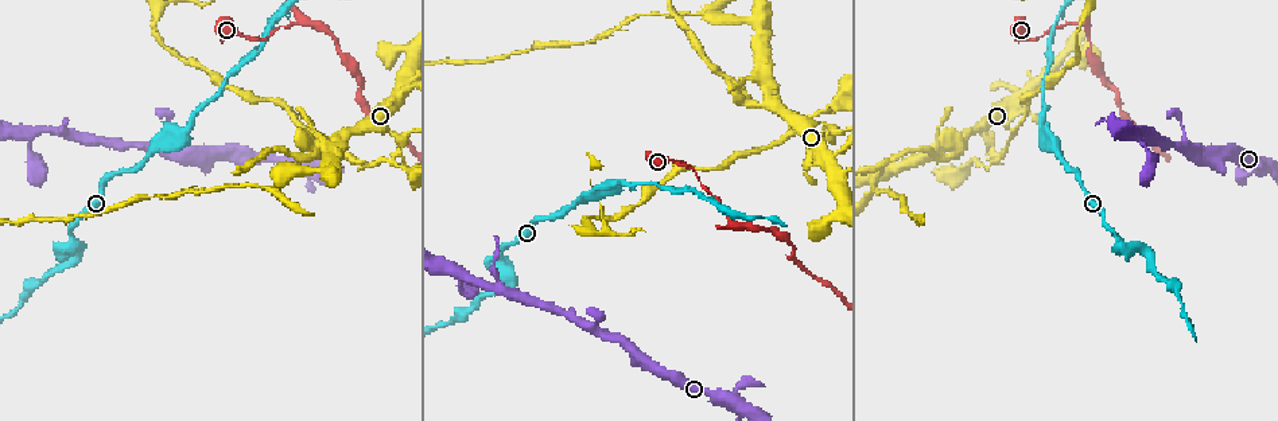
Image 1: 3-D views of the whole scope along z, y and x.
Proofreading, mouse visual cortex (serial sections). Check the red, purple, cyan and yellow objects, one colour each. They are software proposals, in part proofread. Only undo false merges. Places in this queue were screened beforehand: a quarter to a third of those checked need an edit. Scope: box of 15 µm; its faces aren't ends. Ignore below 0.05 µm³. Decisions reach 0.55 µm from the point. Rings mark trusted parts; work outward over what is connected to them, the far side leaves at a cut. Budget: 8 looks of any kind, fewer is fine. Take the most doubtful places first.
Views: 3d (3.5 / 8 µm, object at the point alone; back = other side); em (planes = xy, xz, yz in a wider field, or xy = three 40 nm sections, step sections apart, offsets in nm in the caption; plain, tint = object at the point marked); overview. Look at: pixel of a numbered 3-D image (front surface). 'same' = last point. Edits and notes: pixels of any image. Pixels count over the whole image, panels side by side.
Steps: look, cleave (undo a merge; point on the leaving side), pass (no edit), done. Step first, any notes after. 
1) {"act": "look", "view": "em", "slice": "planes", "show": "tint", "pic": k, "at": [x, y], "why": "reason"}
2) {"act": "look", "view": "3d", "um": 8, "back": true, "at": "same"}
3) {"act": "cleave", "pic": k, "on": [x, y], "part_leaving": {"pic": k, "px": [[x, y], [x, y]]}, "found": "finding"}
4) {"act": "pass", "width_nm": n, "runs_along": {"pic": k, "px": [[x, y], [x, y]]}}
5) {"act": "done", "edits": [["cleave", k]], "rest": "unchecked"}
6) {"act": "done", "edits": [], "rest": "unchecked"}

{"act": "look", "view": "3d", "um": 3.5, "back": true, "pic": 1, "at": [278, 190], "why": "abrupt turn"}

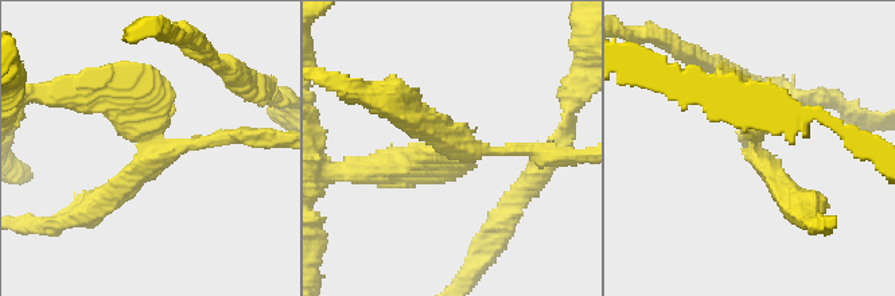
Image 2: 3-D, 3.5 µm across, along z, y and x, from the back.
{"act": "look", "view": "em", "slice": "xy", "step": 1, "show": "tint", "pic": 2, "at": [754, 142], "arms": 3, "arm_widths_nm": [150, 250, 350], "why": "shape alone is not enough"}

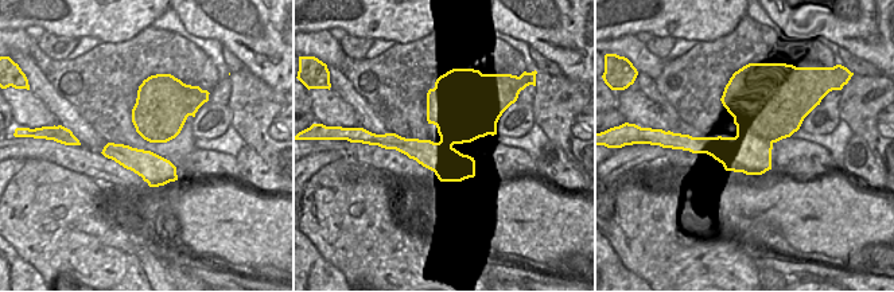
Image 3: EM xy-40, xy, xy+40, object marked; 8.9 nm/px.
{"act": "cleave", "pic": 2, "on": [510, 148], "part_leaving": {"pic": 2, "px": [[456, 148], [580, 155]]}, "found": "two cells meet here"}

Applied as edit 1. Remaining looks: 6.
{"act": "look", "view": "3d", "um": 3.5, "pic": 1, "at": [403, 142], "why": "sharp bend"}

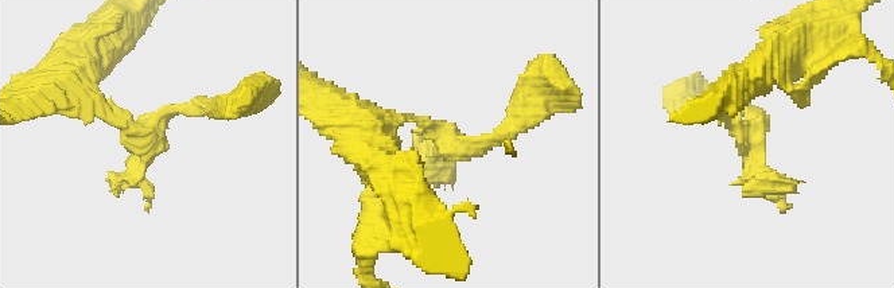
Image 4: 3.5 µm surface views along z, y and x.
{"act": "look", "view": "em", "slice": "xy", "step": 3, "show": "tint", "pic": 4, "at": [749, 140], "why": "now the EM"}

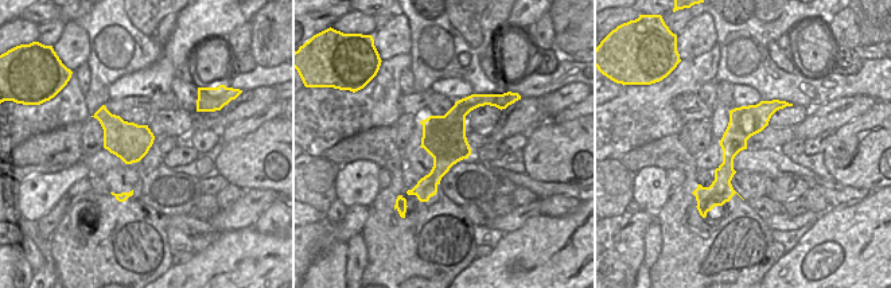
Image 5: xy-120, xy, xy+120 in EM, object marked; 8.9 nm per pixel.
{"act": "look", "view": "em", "slice": "planes", "show": "tint", "at": "same"}

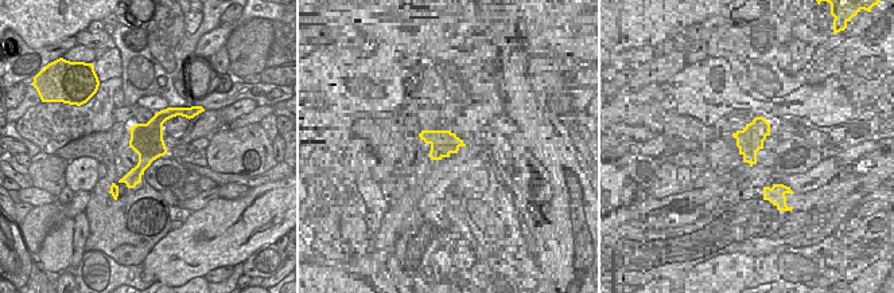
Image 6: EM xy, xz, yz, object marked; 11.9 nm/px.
{"act": "pass", "width_nm": 380, "runs_along": {"pic": 6, "px": [[173, 110], [128, 182]]}, "found": "continuous, no second cell"}

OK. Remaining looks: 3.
{"act": "look", "view": "3d", "um": 3.5, "pic": 1, "at": [598, 320], "why": "a narrow waist"}

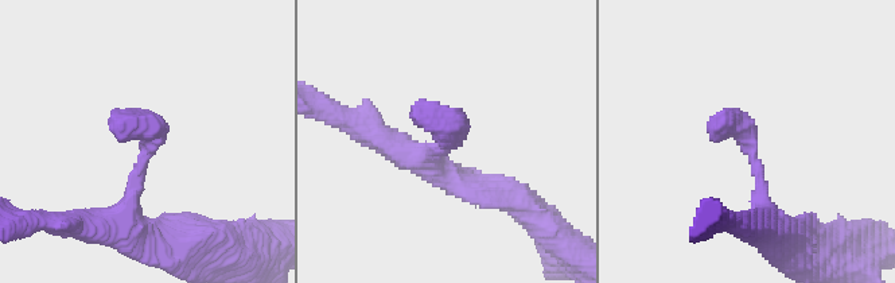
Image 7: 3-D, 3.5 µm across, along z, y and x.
{"act": "look", "view": "em", "slice": "xy", "step": 5, "show": "tint", "pic": 7, "at": [144, 153]}

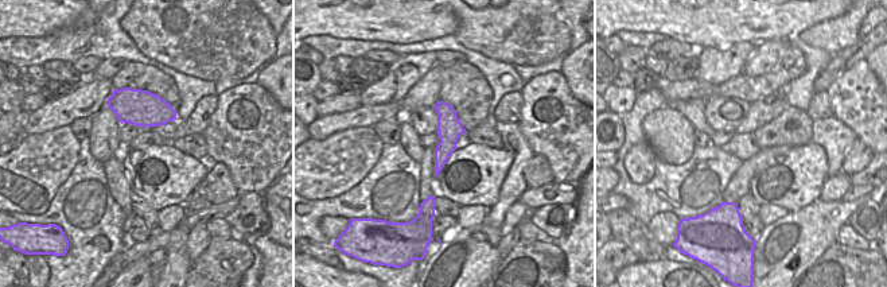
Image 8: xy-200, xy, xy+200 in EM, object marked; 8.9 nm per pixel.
{"act": "pass", "width_nm": 220, "runs_along": {"pic": 7, "px": [[773, 229], [746, 134], [722, 113]]}, "found": "continuous, no second cell"}

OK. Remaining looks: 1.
{"act": "done", "edits": [["cleave", 2]], "rest": "unchecked"}

